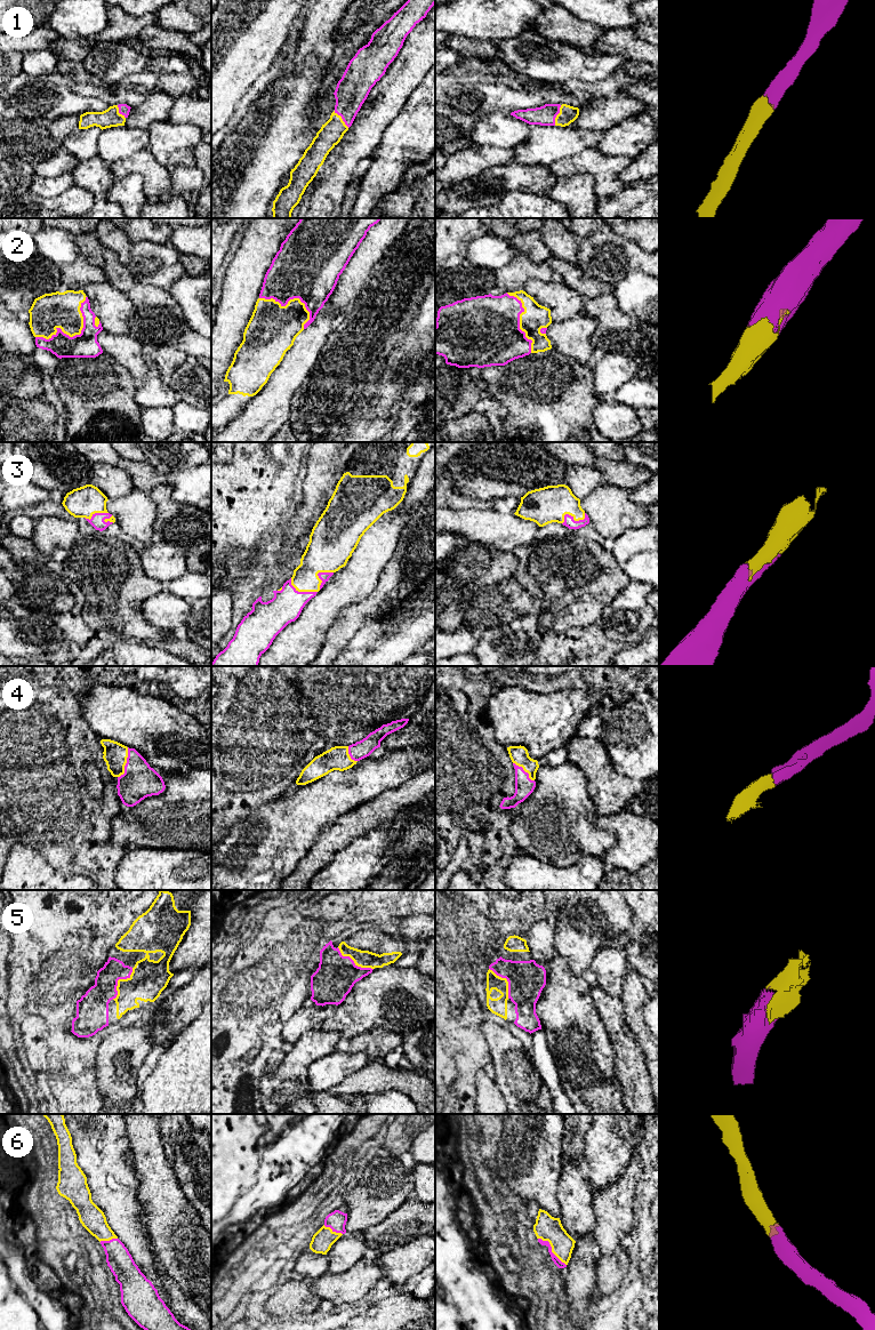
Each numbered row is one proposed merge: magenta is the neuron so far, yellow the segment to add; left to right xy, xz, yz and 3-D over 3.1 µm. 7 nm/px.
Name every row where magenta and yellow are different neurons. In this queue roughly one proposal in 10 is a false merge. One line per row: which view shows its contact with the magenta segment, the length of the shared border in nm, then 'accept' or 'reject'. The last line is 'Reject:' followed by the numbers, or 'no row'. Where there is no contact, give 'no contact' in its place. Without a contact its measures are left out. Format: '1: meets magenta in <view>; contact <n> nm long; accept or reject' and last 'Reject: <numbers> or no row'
1: meets magenta in yz; contact 150 nm long; accept
2: meets magenta in xy; contact 460 nm long; accept
3: meets magenta in yz; contact 180 nm long; accept
4: meets magenta in xy; contact 220 nm long; accept
5: meets magenta in xy; contact 260 nm long; accept
6: meets magenta in yz; contact 280 nm long; accept
Reject: no row

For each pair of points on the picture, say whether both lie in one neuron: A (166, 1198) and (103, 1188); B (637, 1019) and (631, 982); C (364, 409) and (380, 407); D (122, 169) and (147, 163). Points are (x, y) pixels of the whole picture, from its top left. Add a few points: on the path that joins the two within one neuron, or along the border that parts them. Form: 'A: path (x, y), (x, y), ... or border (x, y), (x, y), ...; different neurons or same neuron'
A: border (131, 1167), (138, 1179), (144, 1219); different neurons
B: path (633, 1010), (633, 991); same neuron
C: path (368, 409), (377, 408); same neuron
D: path (128, 166), (142, 163); same neuron

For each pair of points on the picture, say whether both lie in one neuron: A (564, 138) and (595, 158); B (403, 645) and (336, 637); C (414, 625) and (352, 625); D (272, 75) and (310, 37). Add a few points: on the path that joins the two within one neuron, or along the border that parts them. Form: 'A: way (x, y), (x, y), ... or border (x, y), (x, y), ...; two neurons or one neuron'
A: border (594, 147), (558, 160); two neurons
B: border (367, 617), (363, 625), (337, 654); two neurons
C: border (364, 618), (363, 625), (344, 645); two neurons
D: way (282, 69), (303, 47); one neuron

